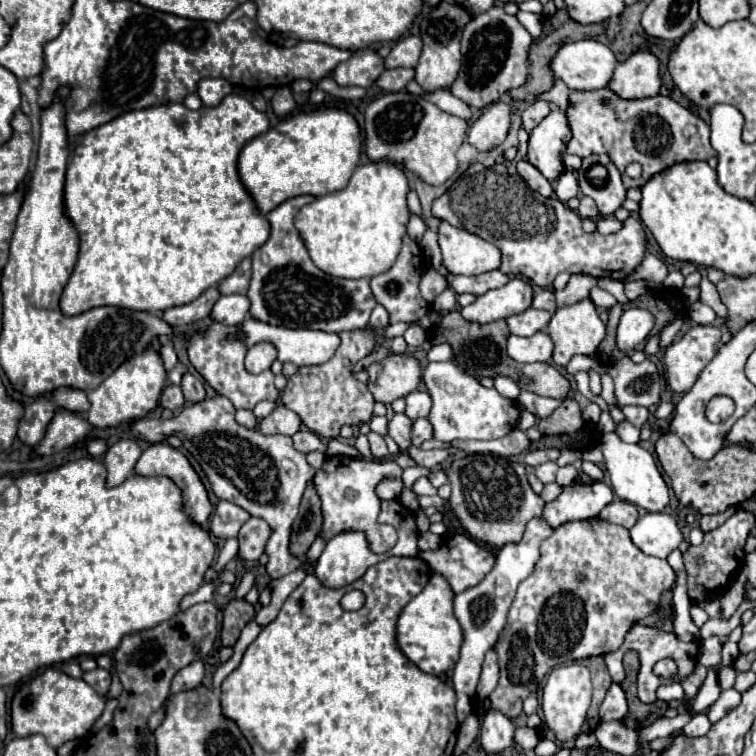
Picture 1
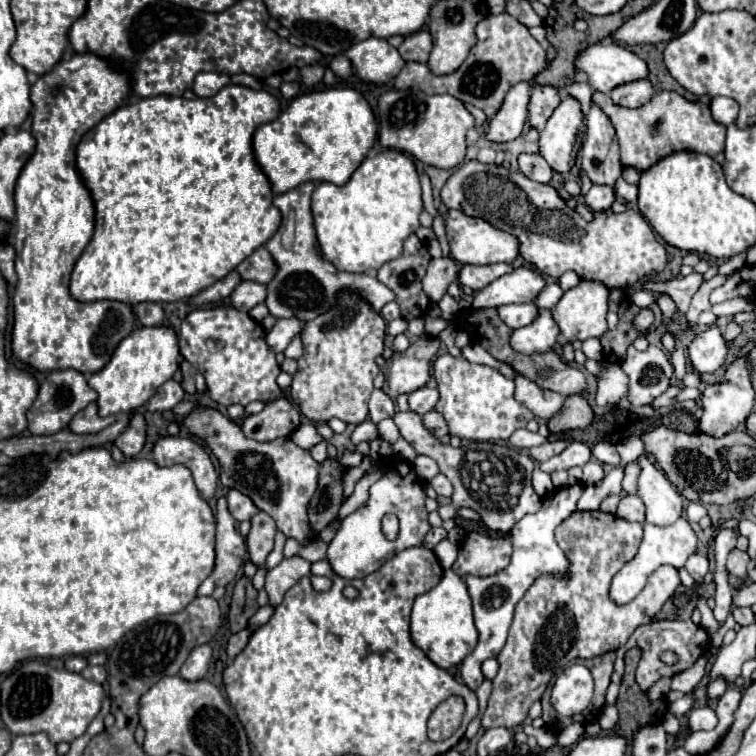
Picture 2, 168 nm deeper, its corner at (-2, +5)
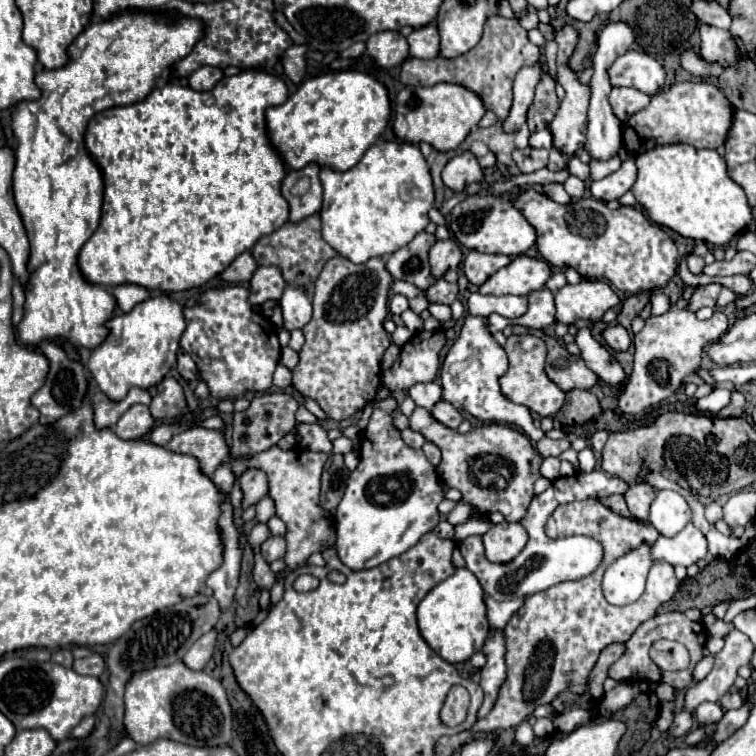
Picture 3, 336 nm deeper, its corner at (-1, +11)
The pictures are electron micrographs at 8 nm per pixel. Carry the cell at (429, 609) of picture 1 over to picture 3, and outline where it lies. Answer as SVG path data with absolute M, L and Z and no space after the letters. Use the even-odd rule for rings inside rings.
M457 568L453 576L437 584L419 604L417 608L419 630L425 642L447 662L457 664L469 660L475 652L479 652L485 640L491 634L487 622L487 606L483 602L483 588L473 572L467 568Z

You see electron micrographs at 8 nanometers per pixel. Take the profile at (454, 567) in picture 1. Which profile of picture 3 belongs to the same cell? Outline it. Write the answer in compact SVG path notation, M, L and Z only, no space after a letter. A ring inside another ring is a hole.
M495 524L487 534L483 534L483 544L487 558L491 562L513 560L527 544L529 536L521 524Z

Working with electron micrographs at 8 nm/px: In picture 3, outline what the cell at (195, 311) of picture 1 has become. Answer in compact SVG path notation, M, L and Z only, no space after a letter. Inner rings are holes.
M243 252L229 268L225 268L221 278L225 282L233 282L233 284L241 284L241 282L247 284L255 270L257 270L257 262L255 262L253 254L251 252Z

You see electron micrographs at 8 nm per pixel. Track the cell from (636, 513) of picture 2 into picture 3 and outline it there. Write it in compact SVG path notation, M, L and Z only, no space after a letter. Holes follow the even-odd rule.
M635 484L629 488L629 492L625 494L625 500L627 500L627 506L629 506L629 512L639 518L639 520L647 520L649 516L649 506L651 502L655 500L655 494L659 490L655 486L649 486L649 484Z

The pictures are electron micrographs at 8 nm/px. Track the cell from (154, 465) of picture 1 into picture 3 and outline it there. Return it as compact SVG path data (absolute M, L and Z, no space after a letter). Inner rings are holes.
M195 426L195 428L189 428L187 432L173 436L167 446L173 452L195 456L201 462L201 470L209 476L223 460L229 458L229 448L227 448L223 430L207 430L207 428Z

